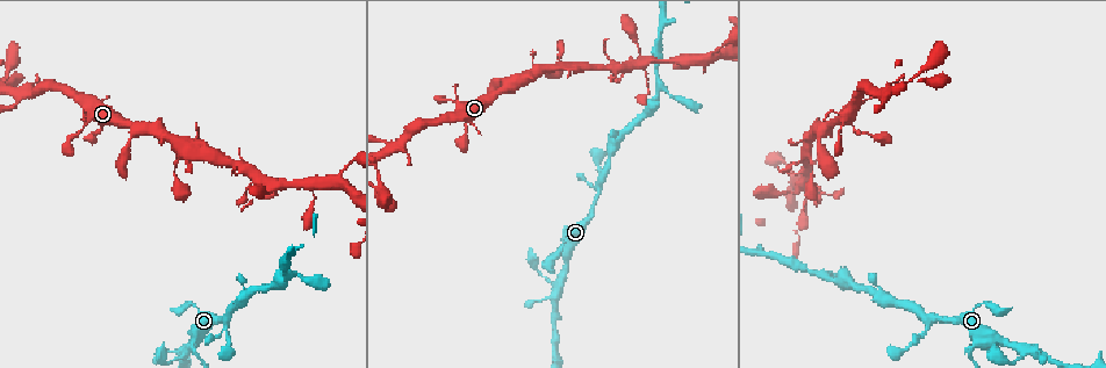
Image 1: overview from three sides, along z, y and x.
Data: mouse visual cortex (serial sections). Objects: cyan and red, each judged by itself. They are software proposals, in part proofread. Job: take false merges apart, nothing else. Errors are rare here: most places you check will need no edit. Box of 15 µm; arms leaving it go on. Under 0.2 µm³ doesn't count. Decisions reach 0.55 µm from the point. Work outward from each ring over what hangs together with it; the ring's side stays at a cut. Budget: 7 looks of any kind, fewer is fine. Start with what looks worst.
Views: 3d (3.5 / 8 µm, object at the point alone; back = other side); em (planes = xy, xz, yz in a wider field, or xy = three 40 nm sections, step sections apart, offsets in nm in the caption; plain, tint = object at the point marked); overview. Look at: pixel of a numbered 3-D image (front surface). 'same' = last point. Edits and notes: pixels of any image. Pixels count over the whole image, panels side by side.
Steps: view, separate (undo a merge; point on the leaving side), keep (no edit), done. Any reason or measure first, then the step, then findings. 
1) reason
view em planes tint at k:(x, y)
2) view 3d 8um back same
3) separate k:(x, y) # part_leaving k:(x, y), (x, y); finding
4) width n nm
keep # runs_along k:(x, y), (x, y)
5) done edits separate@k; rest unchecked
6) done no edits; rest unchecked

abrupt turn
view 3d 3.5um back at 1:(970, 348)

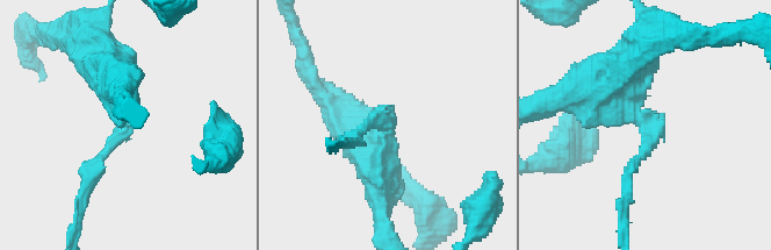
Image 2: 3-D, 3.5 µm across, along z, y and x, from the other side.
arm_widths 150, 500 nm
view em planes tint at 2:(129, 124)

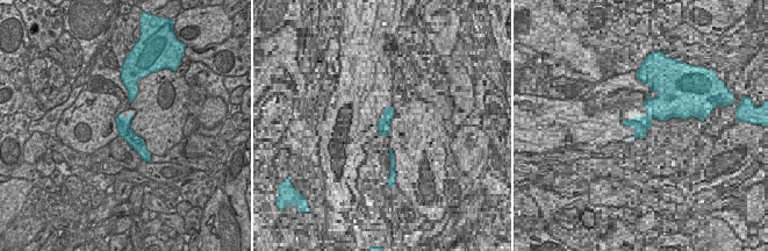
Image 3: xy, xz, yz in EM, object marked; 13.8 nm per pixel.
separate 2:(642, 156) # part_leaving 2:(642, 119), (648, 143), (621, 186); two cells meet here

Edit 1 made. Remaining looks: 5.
view overview

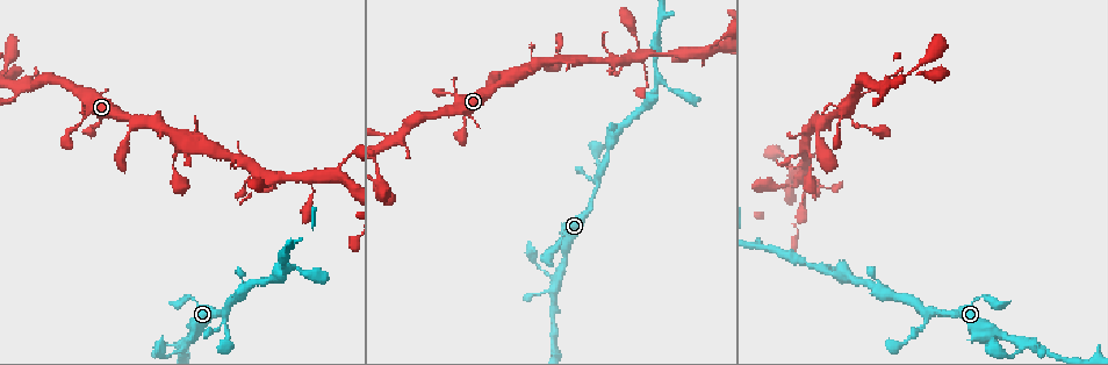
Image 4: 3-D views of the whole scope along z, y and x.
branch point
view 3d 3.5um back at 4:(642, 56)

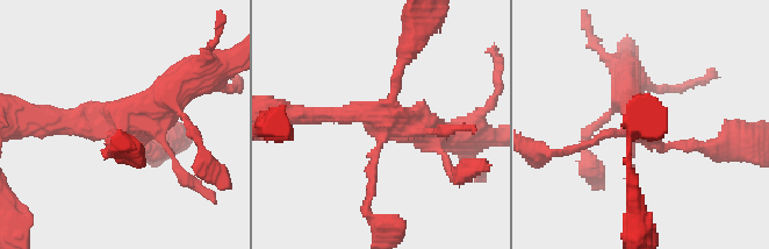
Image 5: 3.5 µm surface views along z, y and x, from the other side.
view em xy step 2 tint at 5:(380, 118)

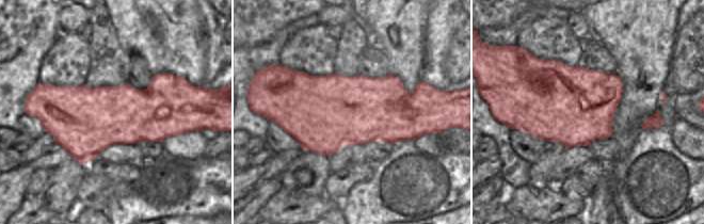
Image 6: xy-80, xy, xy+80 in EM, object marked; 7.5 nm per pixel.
width 600 nm
keep # runs_along 5:(182, 86), (115, 128), (43, 121); one cell here

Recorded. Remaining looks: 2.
branch point
view 3d 3.5um at 4:(22, 86)

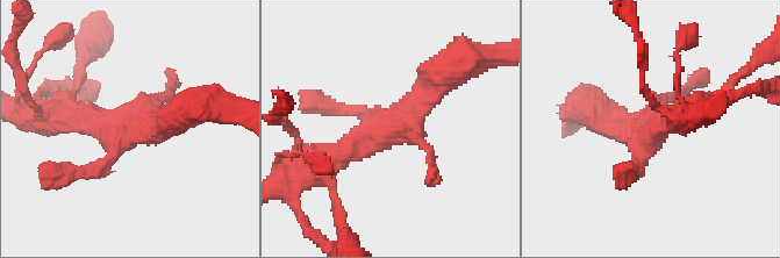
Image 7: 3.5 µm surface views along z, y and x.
view em xy step 3 tint at 7:(394, 123)

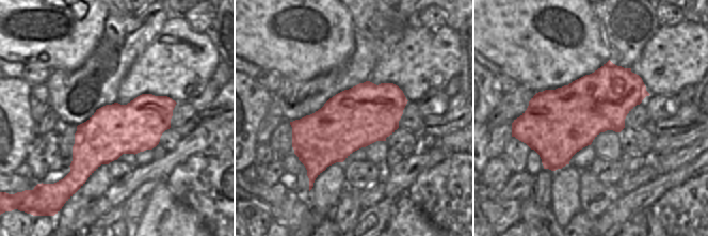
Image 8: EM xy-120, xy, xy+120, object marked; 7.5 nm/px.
keep # runs_along 7:(445, 73), (395, 121), (331, 163); all the same cell

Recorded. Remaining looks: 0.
done edits separate@2; rest unchecked

